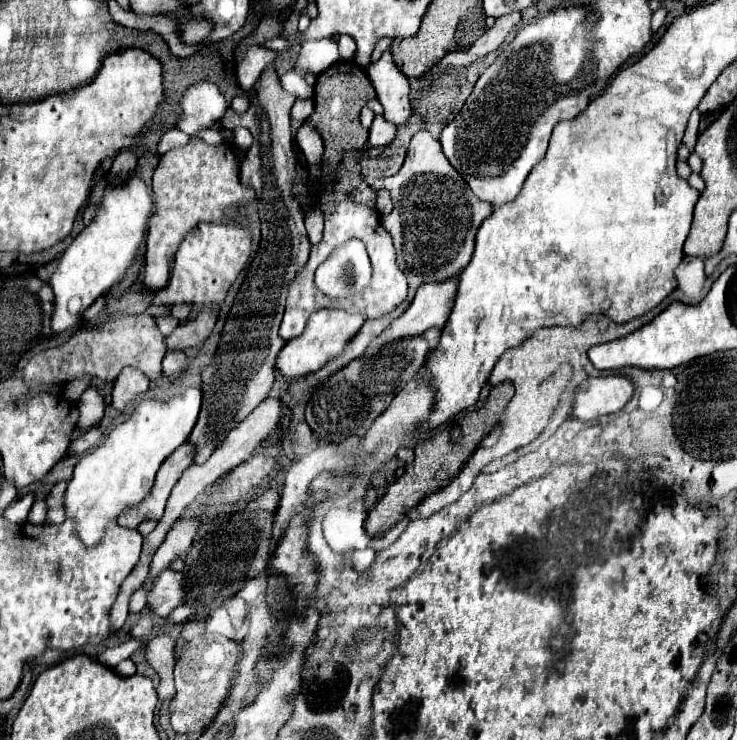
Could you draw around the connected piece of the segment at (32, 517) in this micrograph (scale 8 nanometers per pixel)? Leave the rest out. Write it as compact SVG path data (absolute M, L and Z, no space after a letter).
M36 500L30 514L28 514L28 522L42 524L44 520L46 520L46 500Z

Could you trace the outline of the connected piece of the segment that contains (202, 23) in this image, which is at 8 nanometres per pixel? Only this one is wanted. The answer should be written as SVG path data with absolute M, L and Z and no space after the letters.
M184 16L182 22L184 22L182 36L184 36L184 42L186 44L198 44L212 30L212 24L208 24L208 20L194 20L194 22L190 20L188 22L188 16Z

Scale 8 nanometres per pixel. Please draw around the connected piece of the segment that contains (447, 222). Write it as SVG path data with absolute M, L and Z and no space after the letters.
M414 136L414 140L408 146L406 160L398 174L384 180L384 186L390 190L394 210L384 216L384 228L394 238L394 248L398 254L398 268L408 278L408 298L400 308L396 308L390 314L384 314L382 318L368 320L364 328L360 328L360 334L356 334L356 340L348 346L348 352L344 356L338 356L336 360L330 360L324 368L318 372L306 376L304 382L294 382L288 388L288 400L298 402L302 398L302 392L310 386L316 386L320 380L328 378L336 370L344 368L354 358L360 358L364 354L364 348L372 338L376 338L380 332L384 332L392 320L402 316L406 308L410 306L416 290L426 282L444 282L456 274L460 274L466 264L472 258L474 252L474 236L486 216L492 214L492 204L480 202L478 196L468 188L464 178L456 172L456 168L448 162L444 152L438 148L438 142L432 136Z

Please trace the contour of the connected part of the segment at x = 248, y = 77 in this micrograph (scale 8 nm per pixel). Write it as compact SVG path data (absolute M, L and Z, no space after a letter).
M248 46L244 52L244 60L236 66L236 80L244 92L250 92L254 82L258 80L262 68L266 68L278 54L266 50L262 46Z

